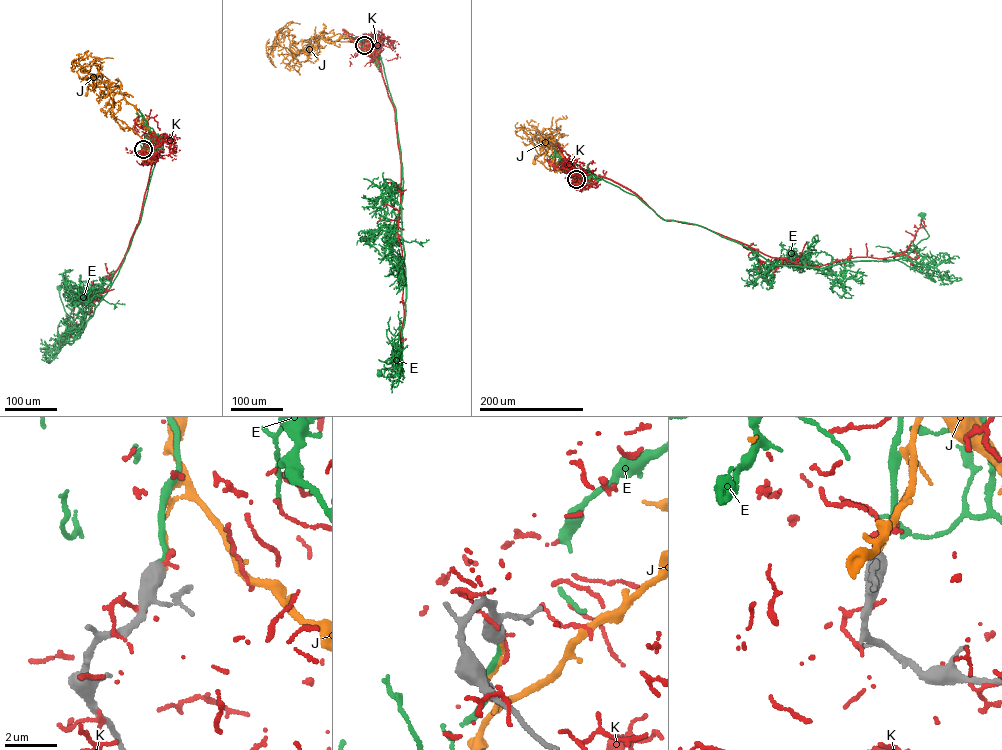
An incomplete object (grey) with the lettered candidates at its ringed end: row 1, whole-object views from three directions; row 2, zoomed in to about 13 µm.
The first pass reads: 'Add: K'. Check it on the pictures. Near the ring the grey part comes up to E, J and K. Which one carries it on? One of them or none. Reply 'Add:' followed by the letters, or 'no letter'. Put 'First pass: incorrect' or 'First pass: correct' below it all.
Add: E
First pass: incorrect

